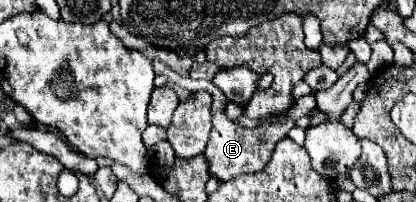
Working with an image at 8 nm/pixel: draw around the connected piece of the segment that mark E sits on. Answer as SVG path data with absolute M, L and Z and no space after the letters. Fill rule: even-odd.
M154 61L154 73L156 73L156 75L164 75L164 77L168 79L168 83L178 83L178 85L182 85L184 89L191 93L208 91L208 93L212 93L212 97L216 97L214 105L212 105L212 131L210 131L210 141L208 141L208 145L206 145L204 155L206 155L206 159L210 161L210 173L216 175L216 177L222 179L222 181L230 181L232 177L238 177L240 173L256 173L256 171L264 169L264 167L268 165L272 153L274 153L274 145L276 145L280 139L288 137L288 131L294 127L294 121L292 121L292 119L284 119L282 123L280 123L280 121L272 121L272 119L278 119L278 117L280 117L278 113L274 113L274 115L268 115L258 127L248 129L248 127L244 127L244 125L240 125L240 123L236 123L236 121L232 121L232 119L226 117L226 111L224 111L224 109L226 109L228 99L226 99L209 80L194 80L190 79L190 77L184 79L184 77L180 77L178 73L174 73L172 69L164 67L160 61Z

